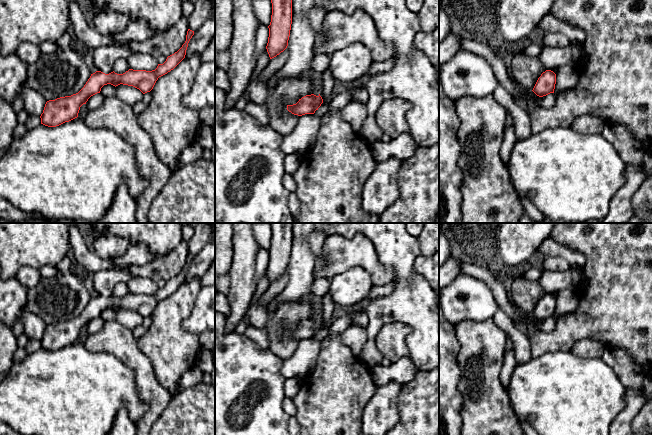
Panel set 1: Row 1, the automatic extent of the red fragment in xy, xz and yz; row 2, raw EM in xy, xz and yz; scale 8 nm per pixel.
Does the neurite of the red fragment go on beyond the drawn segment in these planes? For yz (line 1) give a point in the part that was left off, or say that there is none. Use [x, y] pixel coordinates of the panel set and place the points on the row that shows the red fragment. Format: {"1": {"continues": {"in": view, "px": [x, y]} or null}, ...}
{"1": {"continues": null}}

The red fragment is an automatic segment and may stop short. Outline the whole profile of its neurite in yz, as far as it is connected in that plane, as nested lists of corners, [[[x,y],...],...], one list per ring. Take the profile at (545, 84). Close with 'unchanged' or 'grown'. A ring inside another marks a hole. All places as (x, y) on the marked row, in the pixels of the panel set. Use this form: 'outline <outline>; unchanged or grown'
outline [[[546,70],[538,78],[532,91],[537,96],[543,97],[550,93],[554,93],[555,84],[556,84],[556,74],[551,70]]]; unchanged

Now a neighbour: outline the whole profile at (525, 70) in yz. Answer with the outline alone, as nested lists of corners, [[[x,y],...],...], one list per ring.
[[[520,50],[513,51],[508,62],[514,83],[526,91],[532,91],[538,78],[546,71],[538,57],[527,56]]]

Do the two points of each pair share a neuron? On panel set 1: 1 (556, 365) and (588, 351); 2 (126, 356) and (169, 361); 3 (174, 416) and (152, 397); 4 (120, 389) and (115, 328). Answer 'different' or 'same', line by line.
1: different
2: different
3: different
4: different

